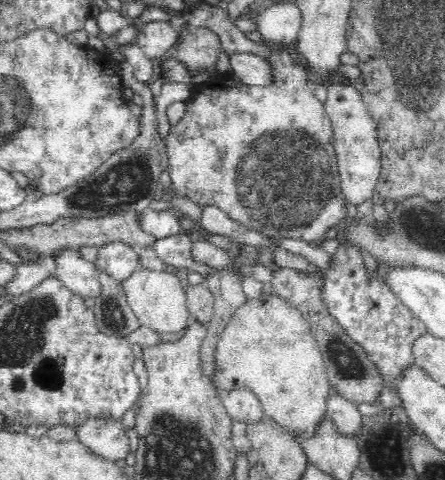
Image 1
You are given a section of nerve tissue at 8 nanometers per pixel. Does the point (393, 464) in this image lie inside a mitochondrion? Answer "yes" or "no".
no

